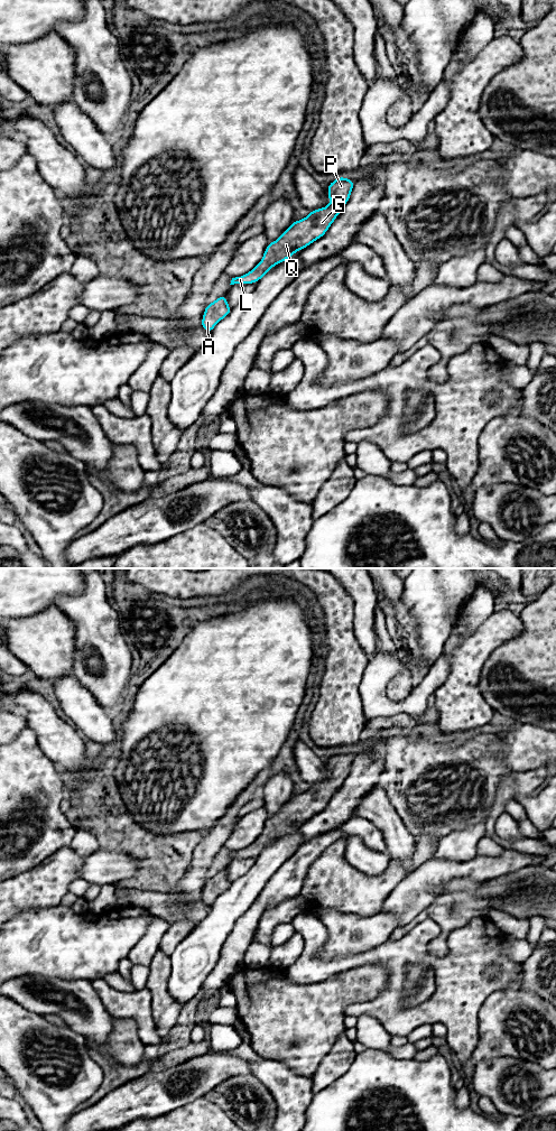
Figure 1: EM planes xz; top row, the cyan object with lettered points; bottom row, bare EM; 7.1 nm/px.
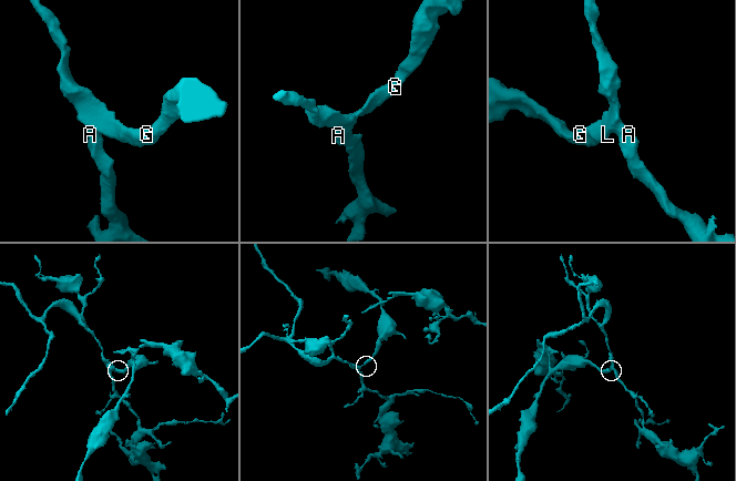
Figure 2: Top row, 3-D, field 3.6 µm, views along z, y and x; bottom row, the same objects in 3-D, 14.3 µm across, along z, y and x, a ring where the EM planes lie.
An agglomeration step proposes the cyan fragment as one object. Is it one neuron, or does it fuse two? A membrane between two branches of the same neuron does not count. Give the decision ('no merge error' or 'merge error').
no merge error

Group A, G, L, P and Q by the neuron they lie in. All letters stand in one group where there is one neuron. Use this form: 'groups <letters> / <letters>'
groups A G L P Q

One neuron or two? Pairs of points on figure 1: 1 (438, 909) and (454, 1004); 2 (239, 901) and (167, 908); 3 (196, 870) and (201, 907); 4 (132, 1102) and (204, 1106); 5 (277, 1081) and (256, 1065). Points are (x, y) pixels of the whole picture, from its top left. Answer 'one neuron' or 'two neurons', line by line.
1: two neurons
2: two neurons
3: two neurons
4: two neurons
5: one neuron

